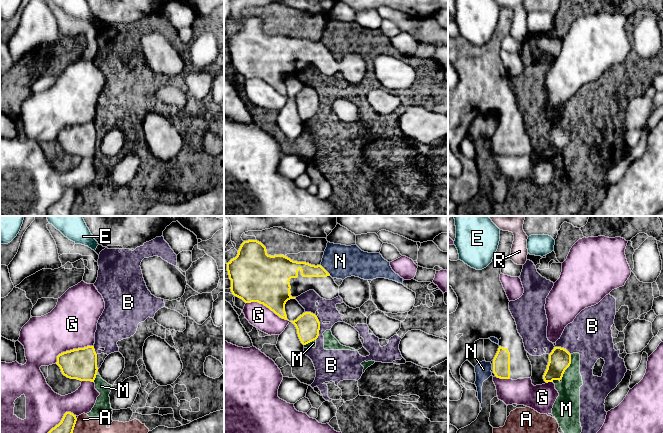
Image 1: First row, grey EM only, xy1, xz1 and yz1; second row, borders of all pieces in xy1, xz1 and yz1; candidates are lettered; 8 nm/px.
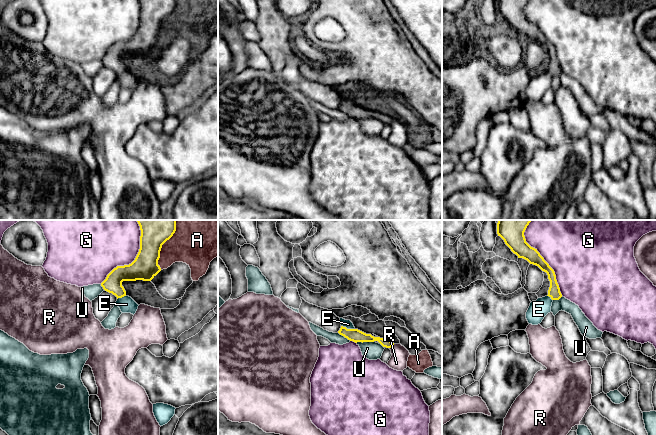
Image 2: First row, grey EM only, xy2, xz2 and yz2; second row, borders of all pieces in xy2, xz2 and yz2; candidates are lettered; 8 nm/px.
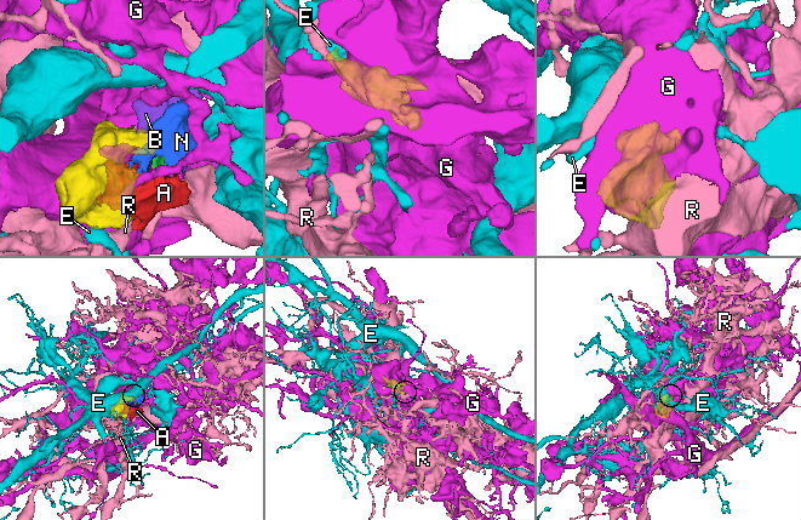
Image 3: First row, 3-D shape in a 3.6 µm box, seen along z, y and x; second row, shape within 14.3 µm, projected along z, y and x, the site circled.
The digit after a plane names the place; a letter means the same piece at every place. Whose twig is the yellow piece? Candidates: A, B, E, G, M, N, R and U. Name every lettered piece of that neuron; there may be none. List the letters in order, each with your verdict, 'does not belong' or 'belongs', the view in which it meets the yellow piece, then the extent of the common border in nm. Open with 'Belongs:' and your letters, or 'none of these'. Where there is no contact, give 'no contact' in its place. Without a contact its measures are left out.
Belongs: none of these
A: does not belong | xy2 | 400 nm
B: does not belong | xz1 | 190 nm
E: does not belong | xz2 | 120 nm
G: does not belong | yz2 | 650 nm
M: does not belong | yz1 | 220 nm
N: does not belong | xz1 | 130 nm
R: does not belong | xz2 | 60 nm
U: does not belong | xz2 | 140 nm

